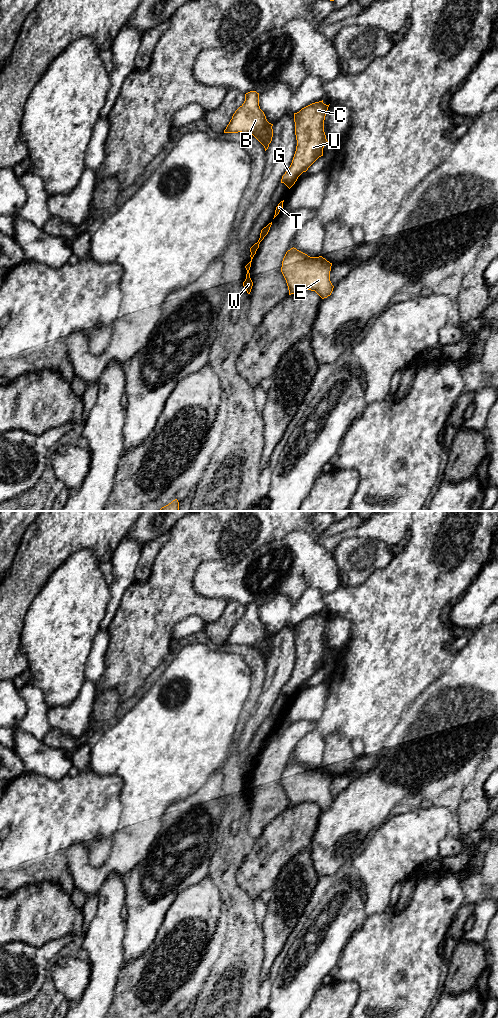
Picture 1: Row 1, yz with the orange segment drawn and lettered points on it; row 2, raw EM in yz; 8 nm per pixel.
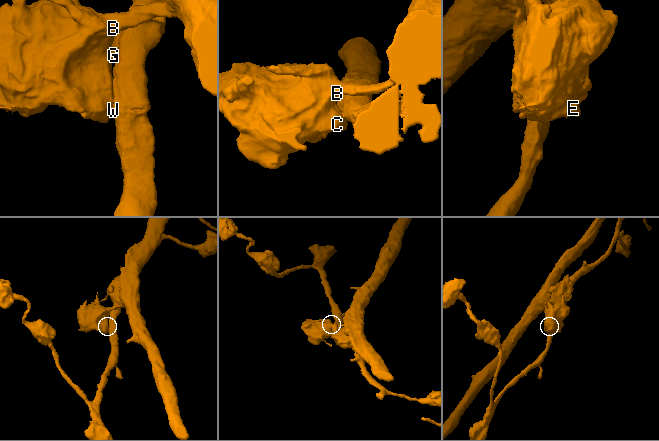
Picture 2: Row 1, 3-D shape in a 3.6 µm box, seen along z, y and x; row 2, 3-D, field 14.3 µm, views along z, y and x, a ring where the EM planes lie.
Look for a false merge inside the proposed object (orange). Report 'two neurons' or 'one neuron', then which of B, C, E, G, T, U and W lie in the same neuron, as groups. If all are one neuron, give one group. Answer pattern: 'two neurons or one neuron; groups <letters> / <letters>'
two neurons; groups B C E G U / T W

